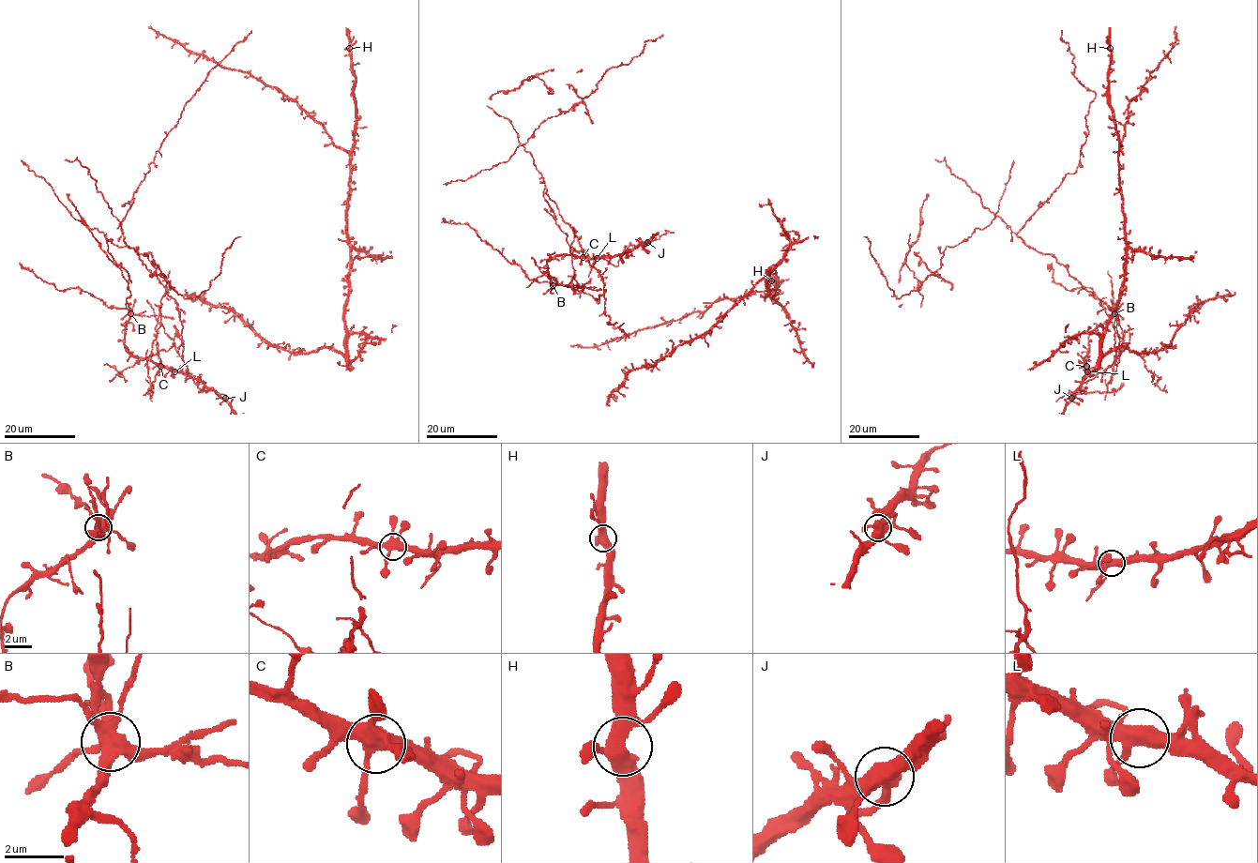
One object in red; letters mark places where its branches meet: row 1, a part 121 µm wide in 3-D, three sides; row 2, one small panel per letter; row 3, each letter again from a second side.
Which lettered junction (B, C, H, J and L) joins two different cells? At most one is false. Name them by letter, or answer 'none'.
B

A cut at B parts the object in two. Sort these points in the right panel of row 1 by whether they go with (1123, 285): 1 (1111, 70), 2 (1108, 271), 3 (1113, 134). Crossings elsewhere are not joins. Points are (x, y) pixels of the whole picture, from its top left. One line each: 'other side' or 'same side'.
1: same side
2: other side
3: same side

